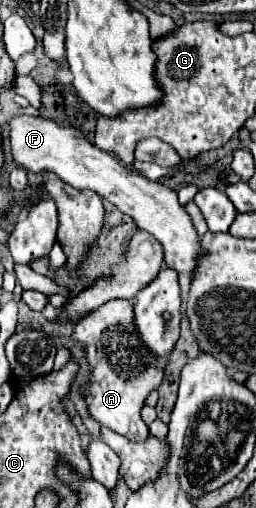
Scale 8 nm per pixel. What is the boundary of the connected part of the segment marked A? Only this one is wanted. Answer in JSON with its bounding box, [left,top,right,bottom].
[71,299,163,441]

